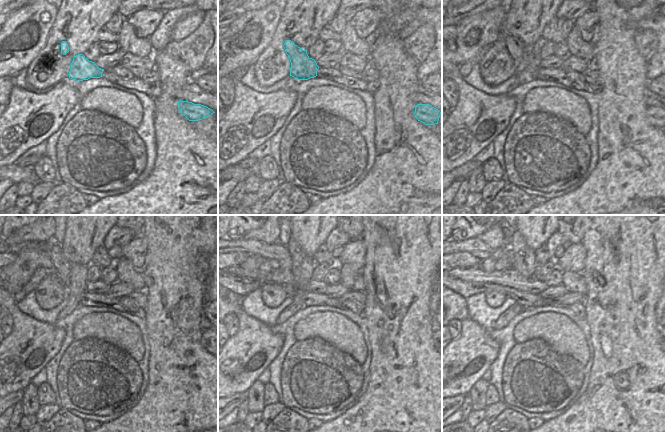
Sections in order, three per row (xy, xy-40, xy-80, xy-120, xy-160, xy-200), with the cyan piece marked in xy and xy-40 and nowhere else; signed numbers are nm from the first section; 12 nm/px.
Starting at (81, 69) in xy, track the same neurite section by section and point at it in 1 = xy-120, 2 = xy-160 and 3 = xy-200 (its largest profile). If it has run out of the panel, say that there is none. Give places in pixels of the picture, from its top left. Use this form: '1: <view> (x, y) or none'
1: xy-120 (63, 266)
2: xy-160 (276, 251)
3: xy-200 (479, 249)

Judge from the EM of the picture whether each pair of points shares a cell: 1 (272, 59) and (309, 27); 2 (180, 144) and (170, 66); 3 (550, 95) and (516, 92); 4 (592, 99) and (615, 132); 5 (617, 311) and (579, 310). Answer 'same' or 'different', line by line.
1: same
2: same
3: different
4: different
5: different

